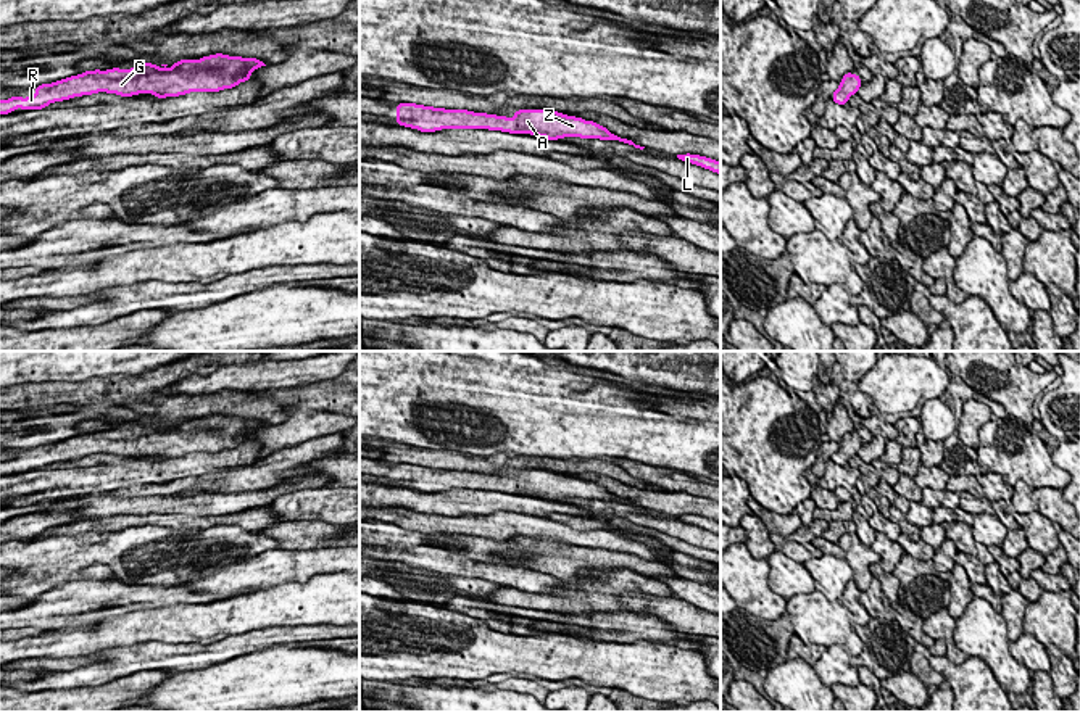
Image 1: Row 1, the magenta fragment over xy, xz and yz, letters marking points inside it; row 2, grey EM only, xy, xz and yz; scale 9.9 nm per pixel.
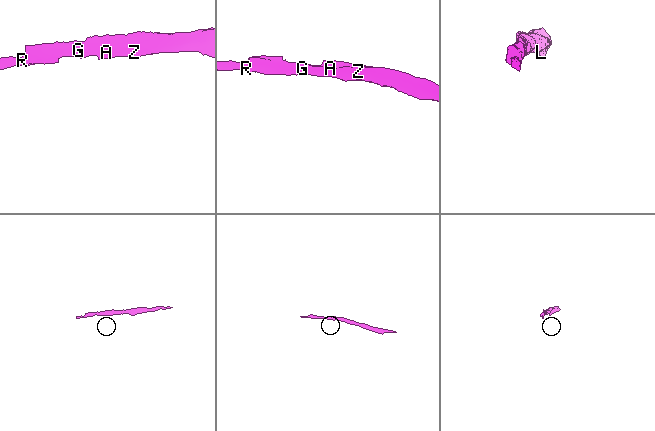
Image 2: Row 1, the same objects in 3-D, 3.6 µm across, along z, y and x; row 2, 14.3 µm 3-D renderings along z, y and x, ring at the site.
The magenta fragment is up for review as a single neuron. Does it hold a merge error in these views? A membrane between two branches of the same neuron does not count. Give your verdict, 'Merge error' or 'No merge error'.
No merge error

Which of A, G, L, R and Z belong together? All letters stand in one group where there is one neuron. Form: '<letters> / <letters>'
A G L R Z

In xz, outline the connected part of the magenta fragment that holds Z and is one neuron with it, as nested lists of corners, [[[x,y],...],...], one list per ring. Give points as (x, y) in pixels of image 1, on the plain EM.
[[[397,464],[397,485],[435,493],[442,490],[488,490],[509,495],[530,495],[558,501],[564,498],[617,501],[643,511],[629,499],[611,495],[606,488],[550,470],[517,470],[513,478],[474,474],[467,470],[445,470],[416,464]]]

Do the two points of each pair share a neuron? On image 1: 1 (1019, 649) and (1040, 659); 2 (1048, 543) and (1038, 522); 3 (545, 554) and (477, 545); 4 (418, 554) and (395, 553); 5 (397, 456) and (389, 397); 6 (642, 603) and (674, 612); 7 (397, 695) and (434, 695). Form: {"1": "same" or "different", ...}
{"1": "same", "2": "same", "3": "same", "4": "same", "5": "different", "6": "same", "7": "same"}

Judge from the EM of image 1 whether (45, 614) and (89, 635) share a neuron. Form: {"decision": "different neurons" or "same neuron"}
{"decision": "different neurons"}

